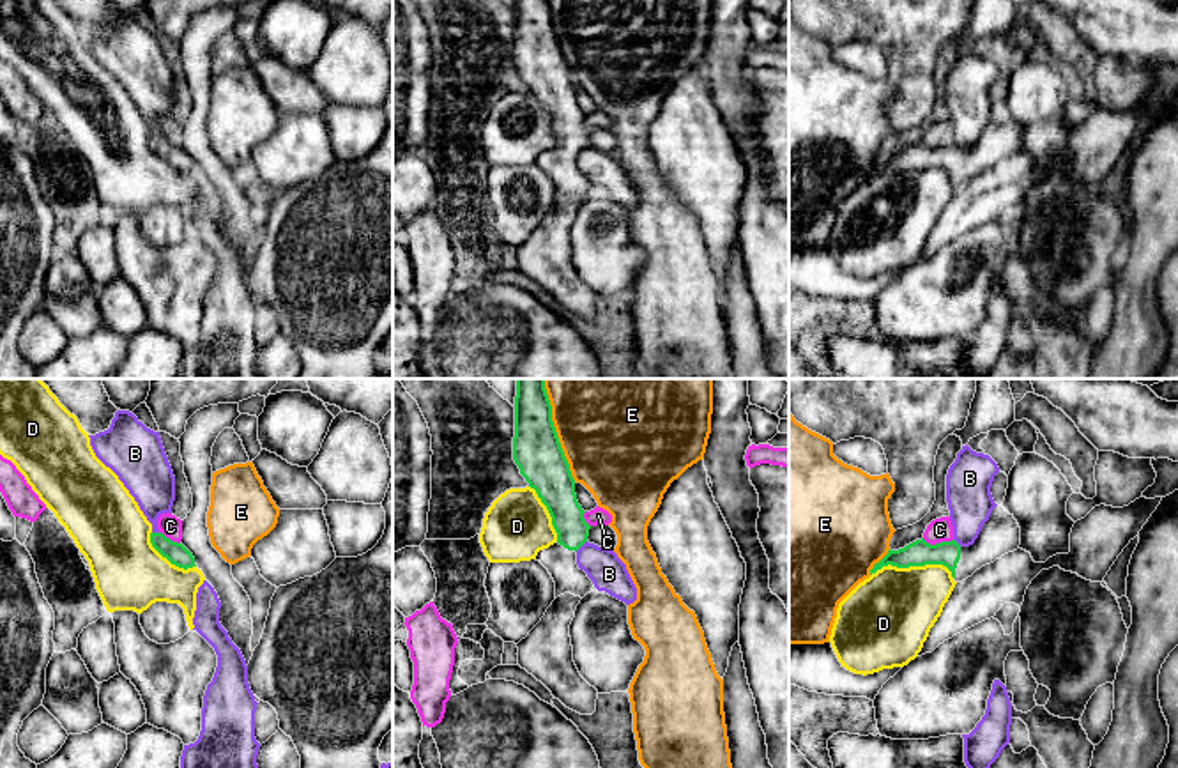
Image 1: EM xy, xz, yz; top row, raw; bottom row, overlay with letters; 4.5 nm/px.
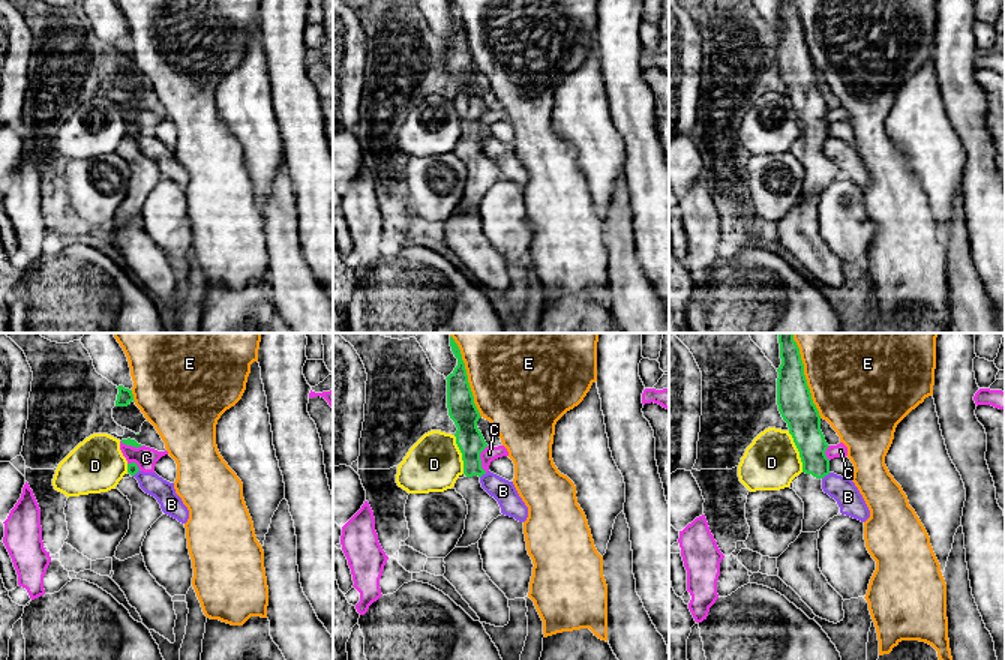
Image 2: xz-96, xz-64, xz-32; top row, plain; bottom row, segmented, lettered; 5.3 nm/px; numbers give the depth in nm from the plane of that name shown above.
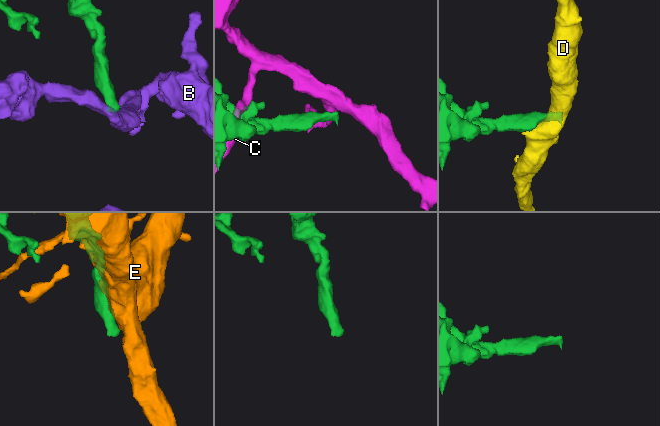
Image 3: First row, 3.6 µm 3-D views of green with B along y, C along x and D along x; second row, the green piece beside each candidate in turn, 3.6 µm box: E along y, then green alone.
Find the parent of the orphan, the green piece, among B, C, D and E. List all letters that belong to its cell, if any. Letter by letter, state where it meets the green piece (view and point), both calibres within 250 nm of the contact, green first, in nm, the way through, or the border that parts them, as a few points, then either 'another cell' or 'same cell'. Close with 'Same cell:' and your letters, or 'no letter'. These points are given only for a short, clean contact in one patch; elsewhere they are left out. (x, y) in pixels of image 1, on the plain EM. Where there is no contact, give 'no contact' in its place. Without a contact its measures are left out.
B: meets green in xz at (581, 149); 150 nm thick on the green side, 170 nm on the other; border along xz (586, 144), (575, 154); another cell
C: meets green in yz at (938, 147); 120 nm thick on the green side, 110 nm on the other; another cell
D: meets green in yz at (913, 168); 120 nm thick on the green side, 380 nm on the other; another cell
E: meets green in xz at (558, 43); 220 nm thick on the green side, 440 nm on the other; another cell
Same cell: no letter

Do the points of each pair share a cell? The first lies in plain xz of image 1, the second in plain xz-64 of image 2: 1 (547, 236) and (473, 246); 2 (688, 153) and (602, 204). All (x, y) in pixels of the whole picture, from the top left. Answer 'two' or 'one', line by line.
1: one
2: one

